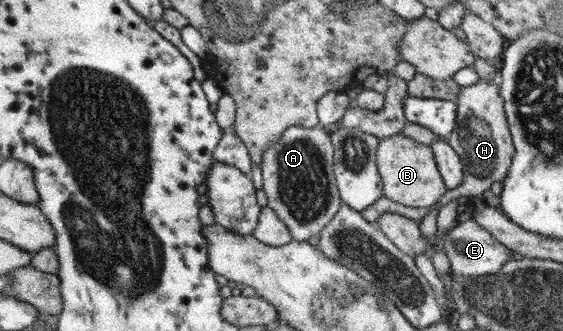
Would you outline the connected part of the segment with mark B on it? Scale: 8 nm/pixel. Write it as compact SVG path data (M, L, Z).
M405 135L380 138L376 163L383 183L383 195L402 203L406 207L437 206L447 187L437 168L433 149L429 145L418 143Z

